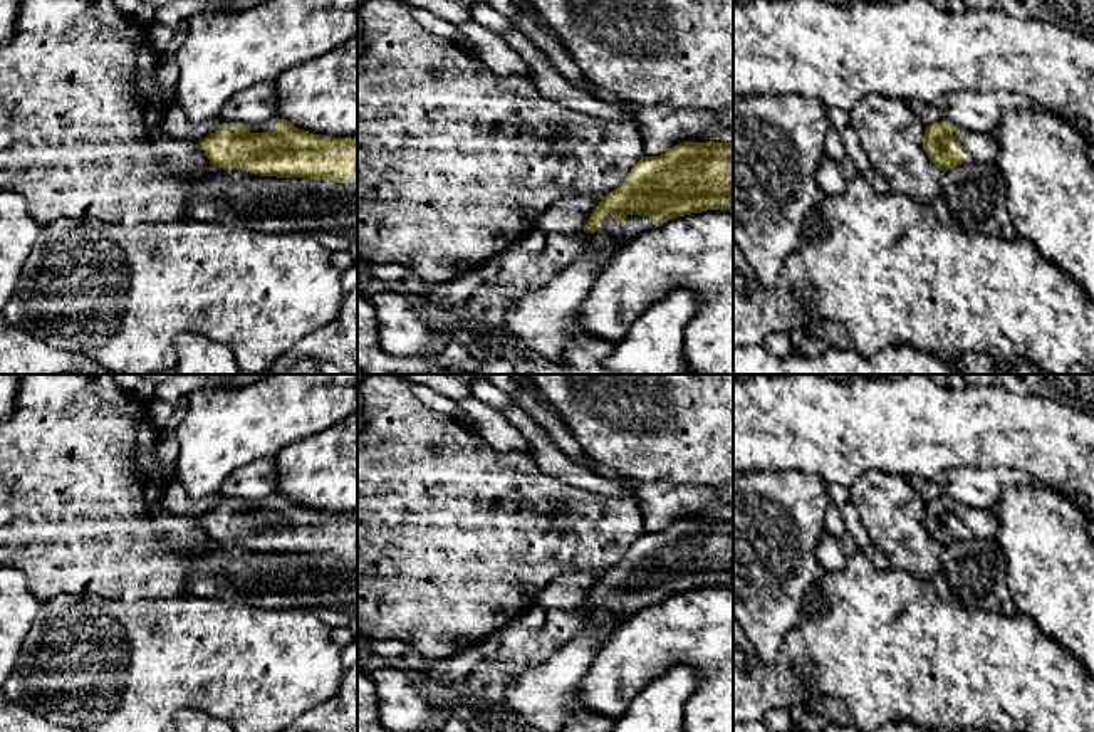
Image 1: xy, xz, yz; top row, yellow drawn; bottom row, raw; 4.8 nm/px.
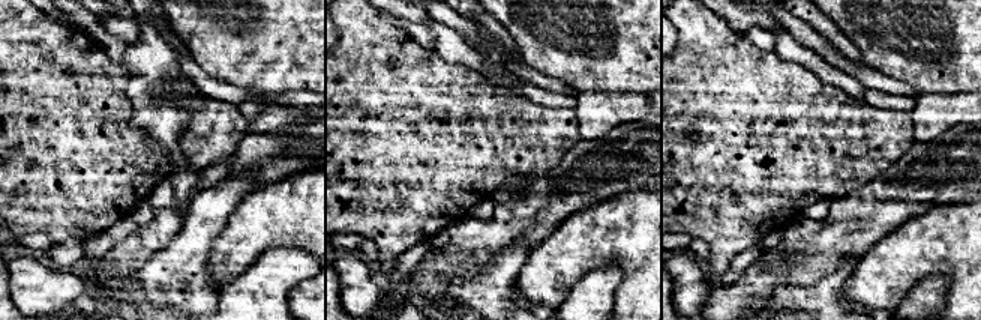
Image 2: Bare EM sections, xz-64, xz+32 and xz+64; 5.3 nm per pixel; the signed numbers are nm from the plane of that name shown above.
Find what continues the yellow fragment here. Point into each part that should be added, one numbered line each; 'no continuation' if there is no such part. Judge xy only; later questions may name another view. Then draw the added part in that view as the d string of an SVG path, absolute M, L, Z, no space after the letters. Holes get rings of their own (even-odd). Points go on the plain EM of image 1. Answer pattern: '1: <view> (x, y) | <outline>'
1: xy (267, 502) | M268 495L260 500L252 500L252 502L248 502L248 505L250 505L250 509L274 509L275 499L274 499L274 495Z

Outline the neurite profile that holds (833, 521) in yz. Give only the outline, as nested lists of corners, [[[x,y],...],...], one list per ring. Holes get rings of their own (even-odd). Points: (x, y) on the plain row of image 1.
[[[831,504],[826,510],[824,529],[826,534],[834,536],[836,539],[841,539],[846,534],[846,525],[841,515],[841,509],[834,504]]]

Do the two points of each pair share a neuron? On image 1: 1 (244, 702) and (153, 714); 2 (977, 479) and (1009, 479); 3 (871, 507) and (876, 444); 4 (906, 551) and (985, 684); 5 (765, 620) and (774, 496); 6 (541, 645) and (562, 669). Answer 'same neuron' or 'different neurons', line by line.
1: same neuron
2: same neuron
3: different neurons
4: different neurons
5: same neuron
6: different neurons

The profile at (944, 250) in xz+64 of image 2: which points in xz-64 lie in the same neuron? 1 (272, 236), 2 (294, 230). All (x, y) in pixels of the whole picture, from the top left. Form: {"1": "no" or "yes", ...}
{"1": "yes", "2": "yes"}

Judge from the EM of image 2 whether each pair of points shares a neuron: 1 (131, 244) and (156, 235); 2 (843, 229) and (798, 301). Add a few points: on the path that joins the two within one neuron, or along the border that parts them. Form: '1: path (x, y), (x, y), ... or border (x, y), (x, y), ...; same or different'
1: path (137, 242), (146, 242), (150, 238); same
2: border (839, 265), (812, 283), (783, 284), (774, 293); different

